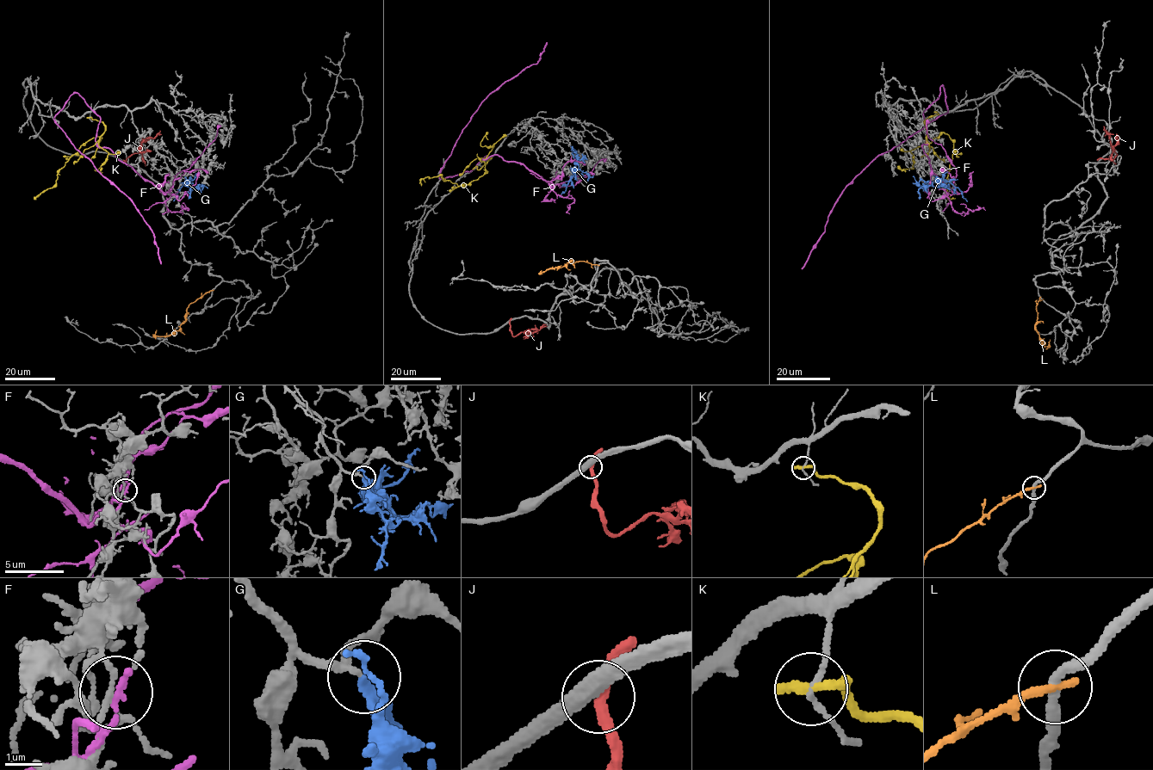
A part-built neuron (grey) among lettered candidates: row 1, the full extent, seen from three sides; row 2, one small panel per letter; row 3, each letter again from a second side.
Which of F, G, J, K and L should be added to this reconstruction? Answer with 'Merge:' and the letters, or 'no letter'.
Merge: G

